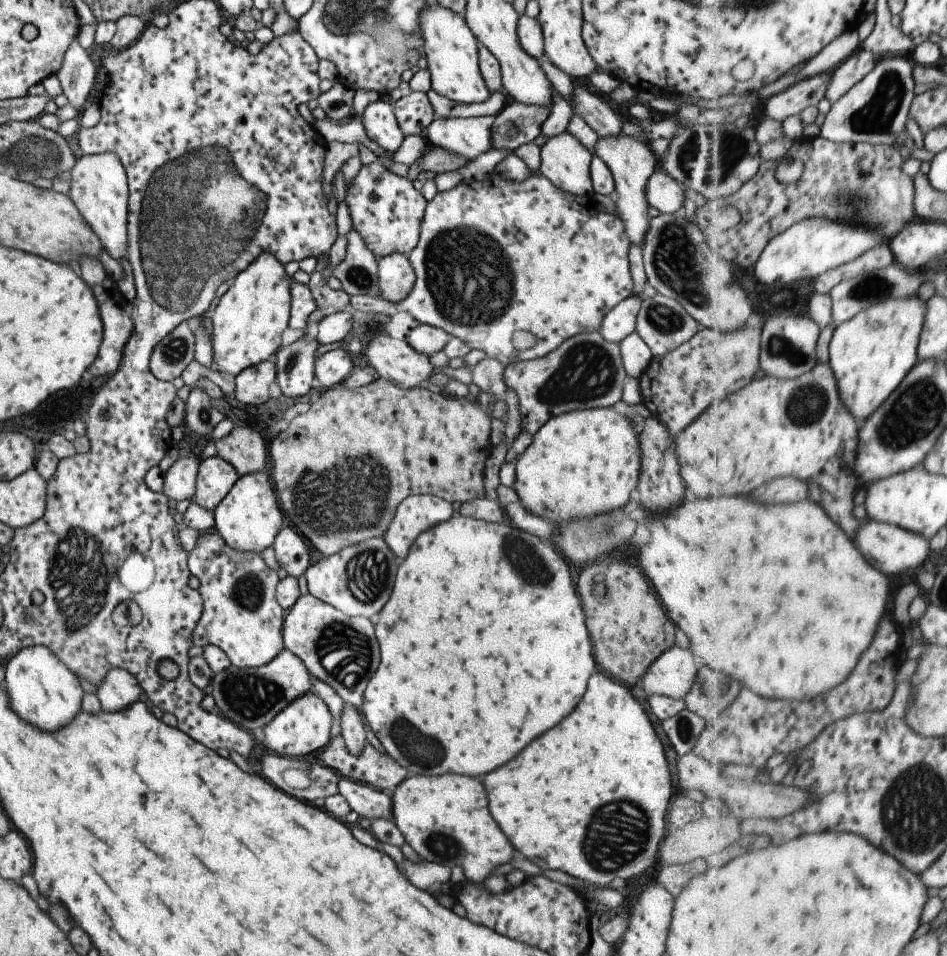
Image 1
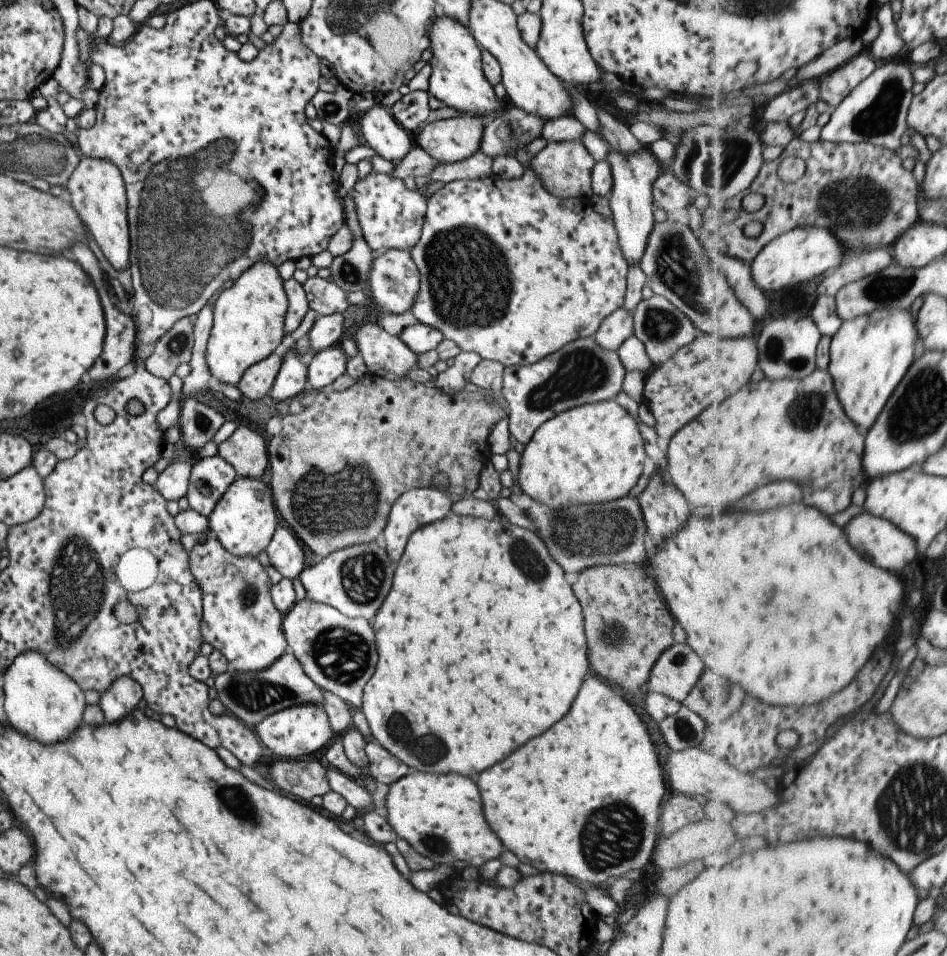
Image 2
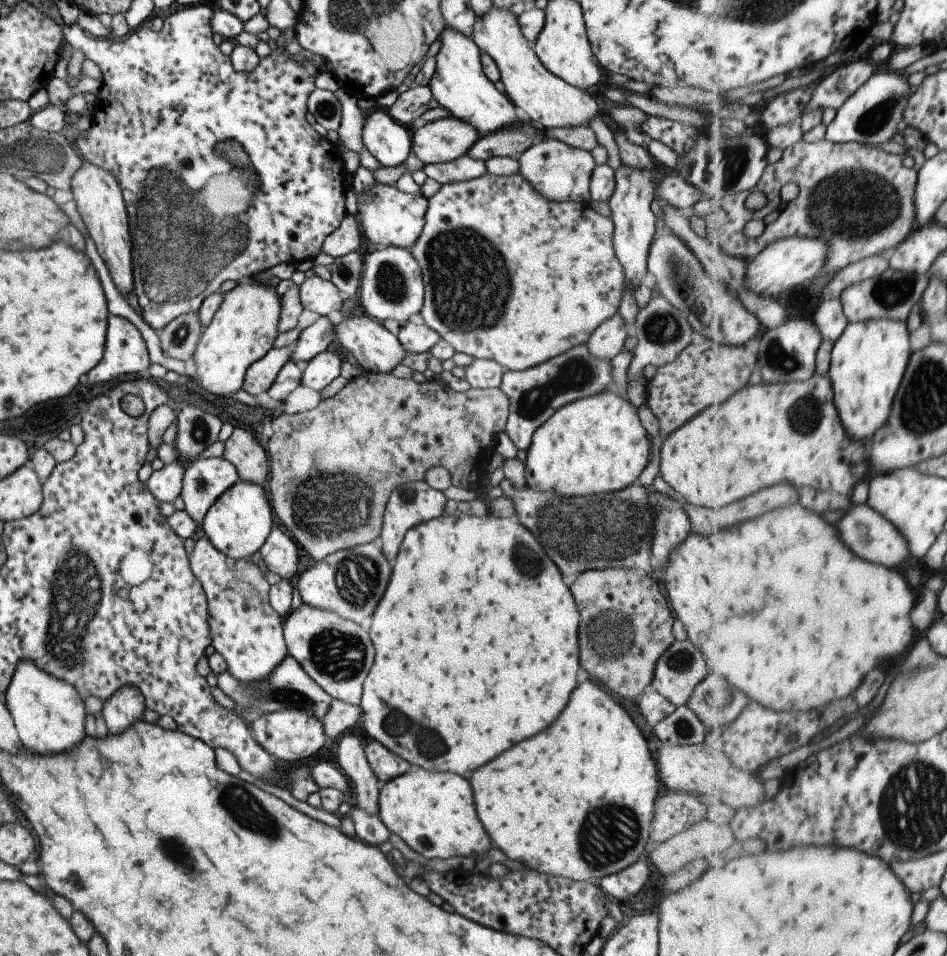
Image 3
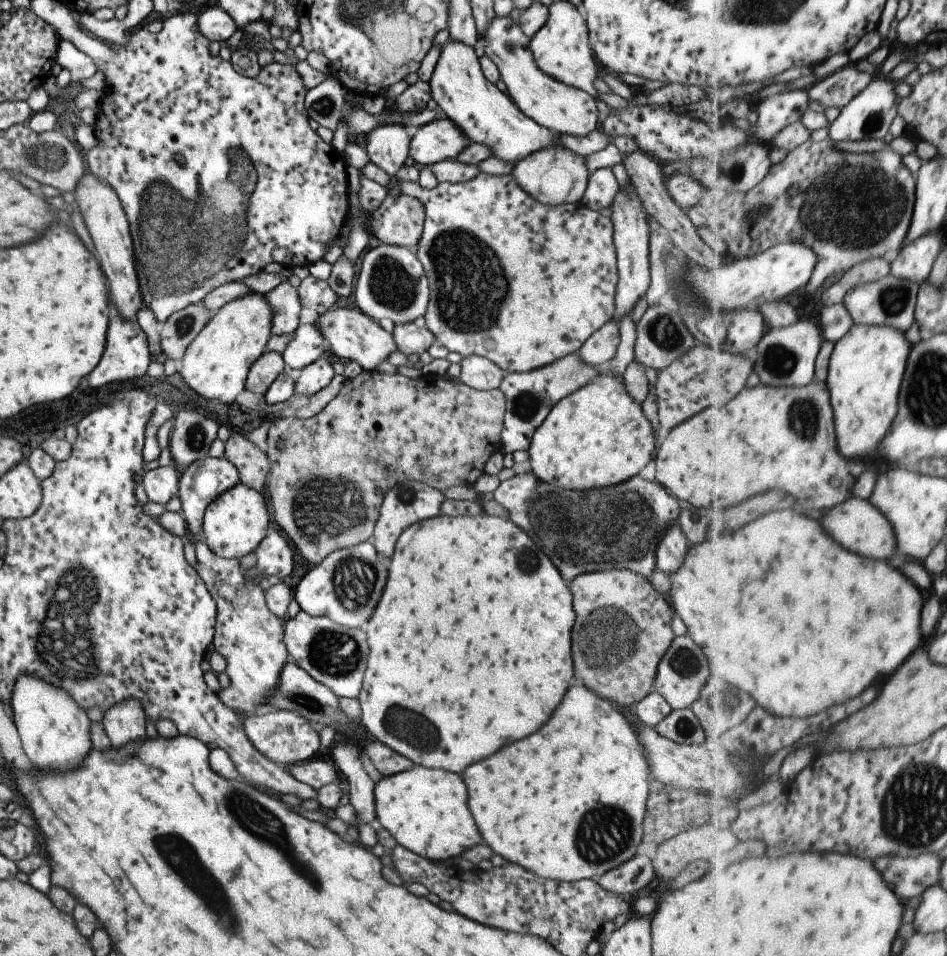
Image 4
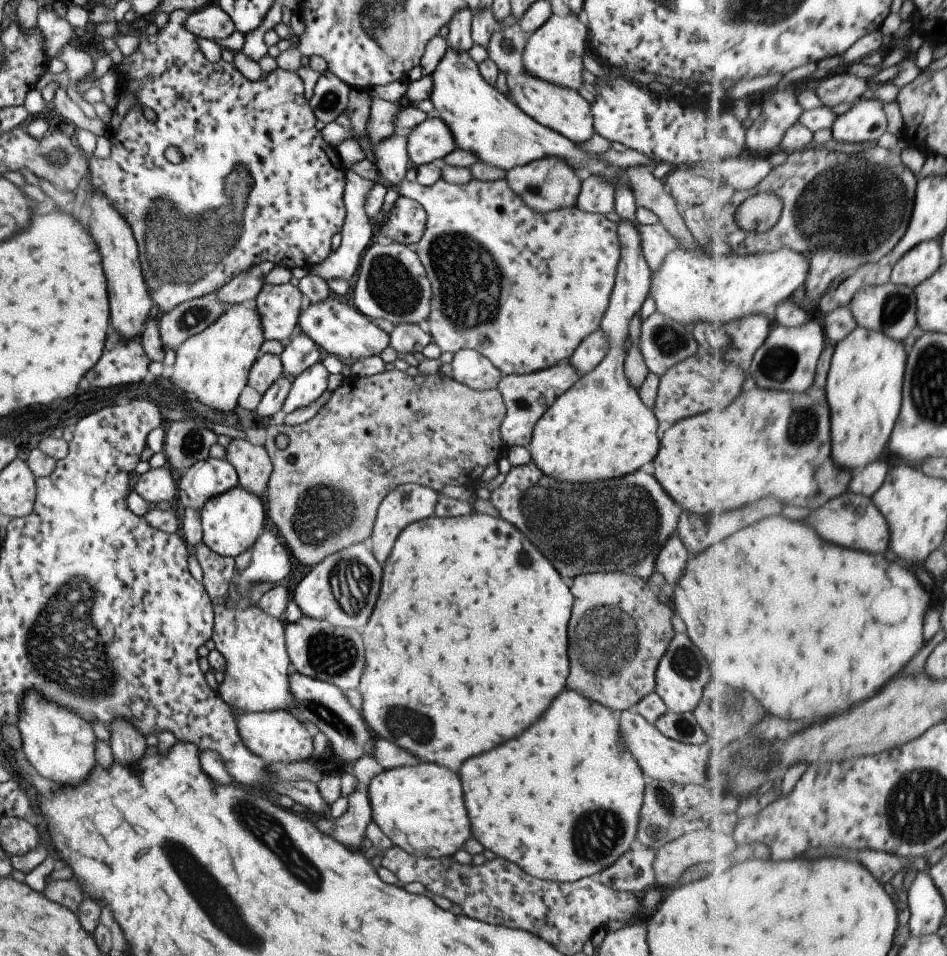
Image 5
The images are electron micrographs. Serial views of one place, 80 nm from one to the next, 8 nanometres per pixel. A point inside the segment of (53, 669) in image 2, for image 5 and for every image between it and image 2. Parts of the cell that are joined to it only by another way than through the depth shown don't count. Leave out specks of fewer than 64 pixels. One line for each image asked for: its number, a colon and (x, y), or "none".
3: (47, 713)
4: (53, 729)
5: (58, 743)

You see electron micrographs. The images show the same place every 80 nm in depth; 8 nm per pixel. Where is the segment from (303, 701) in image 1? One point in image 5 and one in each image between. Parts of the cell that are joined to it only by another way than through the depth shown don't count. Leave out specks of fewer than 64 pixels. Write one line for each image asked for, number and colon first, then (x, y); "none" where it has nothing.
2: (300, 730)
3: (289, 734)
4: (285, 737)
5: (276, 736)

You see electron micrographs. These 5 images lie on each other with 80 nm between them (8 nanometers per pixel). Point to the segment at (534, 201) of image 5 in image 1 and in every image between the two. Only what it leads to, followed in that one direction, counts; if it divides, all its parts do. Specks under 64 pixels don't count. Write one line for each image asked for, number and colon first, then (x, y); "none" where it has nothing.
1: (564, 161)
2: (564, 167)
3: (558, 172)
4: (553, 175)

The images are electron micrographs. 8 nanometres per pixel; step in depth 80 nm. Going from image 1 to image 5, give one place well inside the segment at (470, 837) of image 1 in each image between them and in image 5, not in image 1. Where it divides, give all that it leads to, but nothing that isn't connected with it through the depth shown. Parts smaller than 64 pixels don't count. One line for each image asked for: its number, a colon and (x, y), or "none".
2: (439, 815)
3: (433, 813)
4: (425, 810)
5: (419, 808)

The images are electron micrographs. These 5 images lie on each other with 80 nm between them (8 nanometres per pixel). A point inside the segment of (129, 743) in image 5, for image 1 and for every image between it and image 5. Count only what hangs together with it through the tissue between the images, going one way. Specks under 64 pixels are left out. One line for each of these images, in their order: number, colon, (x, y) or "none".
1: (118, 688)
2: (123, 694)
3: (125, 706)
4: (124, 721)

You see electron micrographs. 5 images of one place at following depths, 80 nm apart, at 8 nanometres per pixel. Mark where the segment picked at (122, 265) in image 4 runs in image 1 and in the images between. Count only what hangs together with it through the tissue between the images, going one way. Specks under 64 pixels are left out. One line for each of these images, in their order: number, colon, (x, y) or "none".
1: (98, 188)
2: (96, 189)
3: (99, 202)

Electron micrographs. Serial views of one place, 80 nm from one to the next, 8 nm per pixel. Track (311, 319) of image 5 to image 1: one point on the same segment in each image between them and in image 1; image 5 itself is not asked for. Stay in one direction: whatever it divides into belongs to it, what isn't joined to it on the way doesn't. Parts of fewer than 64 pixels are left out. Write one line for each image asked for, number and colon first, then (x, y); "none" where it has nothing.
1: (394, 360)
2: (384, 355)
3: (375, 349)
4: (348, 333)

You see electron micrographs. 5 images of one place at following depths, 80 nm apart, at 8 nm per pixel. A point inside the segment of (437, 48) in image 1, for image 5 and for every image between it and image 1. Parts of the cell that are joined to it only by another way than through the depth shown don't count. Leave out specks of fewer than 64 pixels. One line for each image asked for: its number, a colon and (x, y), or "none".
2: (456, 79)
3: (458, 84)
4: (484, 112)
5: (481, 118)

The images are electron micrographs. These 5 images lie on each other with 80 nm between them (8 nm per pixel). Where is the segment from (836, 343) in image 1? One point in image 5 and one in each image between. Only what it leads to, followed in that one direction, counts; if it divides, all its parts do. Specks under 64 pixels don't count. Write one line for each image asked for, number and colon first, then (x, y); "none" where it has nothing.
2: (870, 355)
3: (869, 363)
4: (868, 365)
5: (865, 387)

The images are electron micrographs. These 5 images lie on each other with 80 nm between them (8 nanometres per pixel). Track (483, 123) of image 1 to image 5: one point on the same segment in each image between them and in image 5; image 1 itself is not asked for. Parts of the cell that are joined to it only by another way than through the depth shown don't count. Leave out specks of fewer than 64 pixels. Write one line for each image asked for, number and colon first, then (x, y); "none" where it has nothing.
2: (447, 140)
3: (442, 140)
4: (438, 140)
5: (429, 141)

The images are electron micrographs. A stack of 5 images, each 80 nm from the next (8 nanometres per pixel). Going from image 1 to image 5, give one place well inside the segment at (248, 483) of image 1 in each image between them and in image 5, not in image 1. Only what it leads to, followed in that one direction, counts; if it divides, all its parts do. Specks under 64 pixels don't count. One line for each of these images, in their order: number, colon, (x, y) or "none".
2: (243, 520)
3: (238, 522)
4: (233, 524)
5: (230, 522)

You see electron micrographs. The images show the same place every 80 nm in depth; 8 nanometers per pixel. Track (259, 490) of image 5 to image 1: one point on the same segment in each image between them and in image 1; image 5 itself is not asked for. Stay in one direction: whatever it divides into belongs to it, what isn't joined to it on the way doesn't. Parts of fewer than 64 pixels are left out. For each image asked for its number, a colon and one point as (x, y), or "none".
1: (244, 449)
2: (245, 450)
3: (241, 449)
4: (252, 465)

